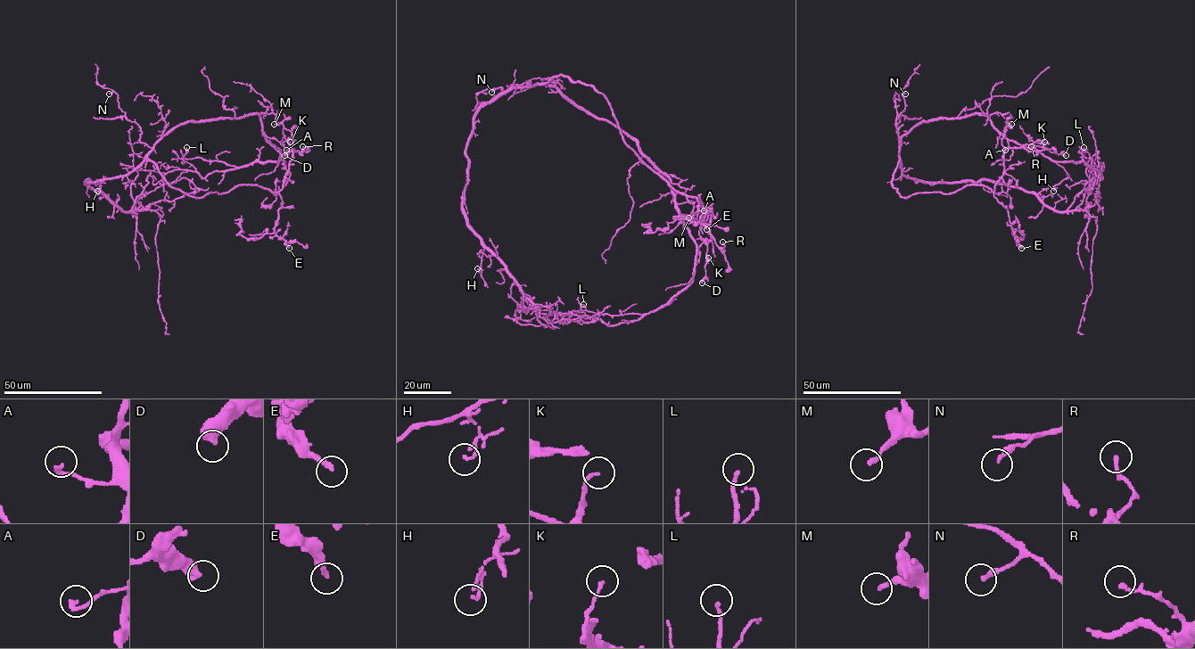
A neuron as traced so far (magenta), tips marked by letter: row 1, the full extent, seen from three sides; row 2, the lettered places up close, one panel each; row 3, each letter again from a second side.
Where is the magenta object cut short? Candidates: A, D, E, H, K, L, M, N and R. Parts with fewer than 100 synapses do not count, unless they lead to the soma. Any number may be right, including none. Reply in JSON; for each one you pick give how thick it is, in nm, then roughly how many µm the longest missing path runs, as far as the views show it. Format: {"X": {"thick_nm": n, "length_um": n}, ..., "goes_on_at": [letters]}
{"goes_on_at": []}

